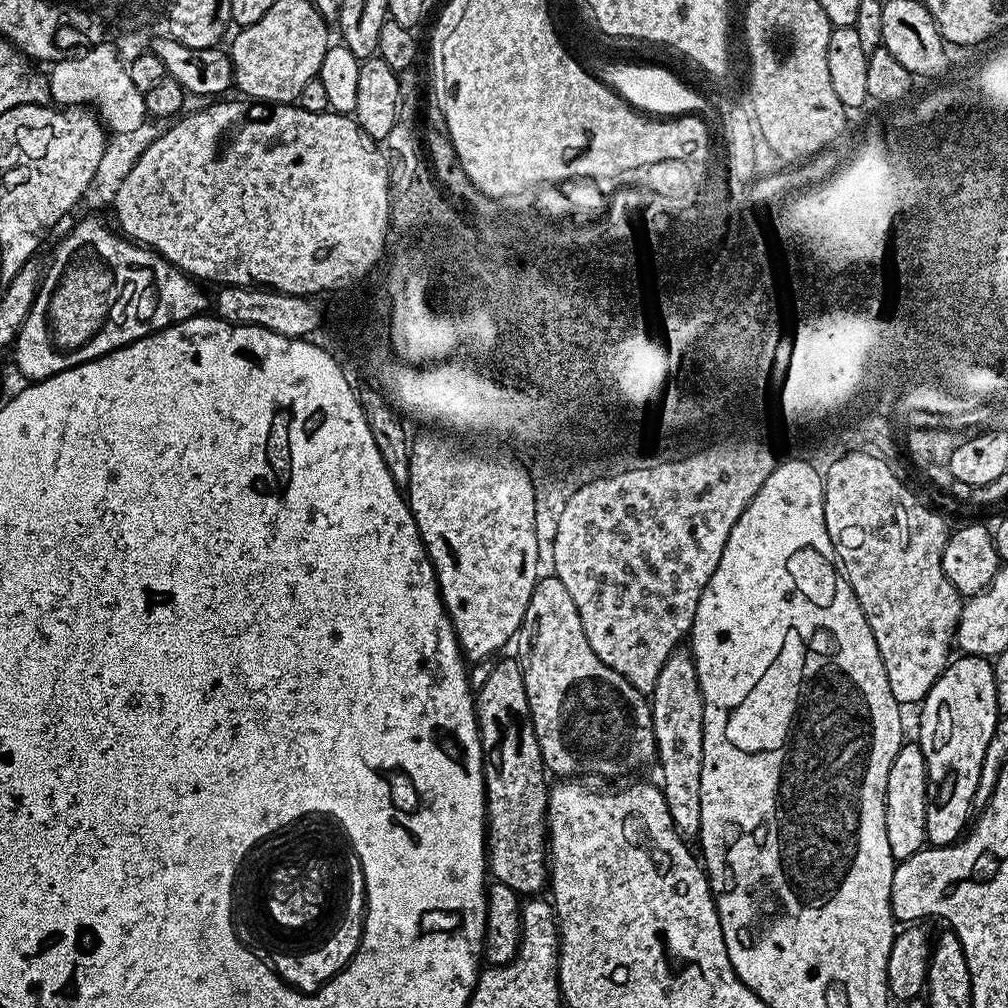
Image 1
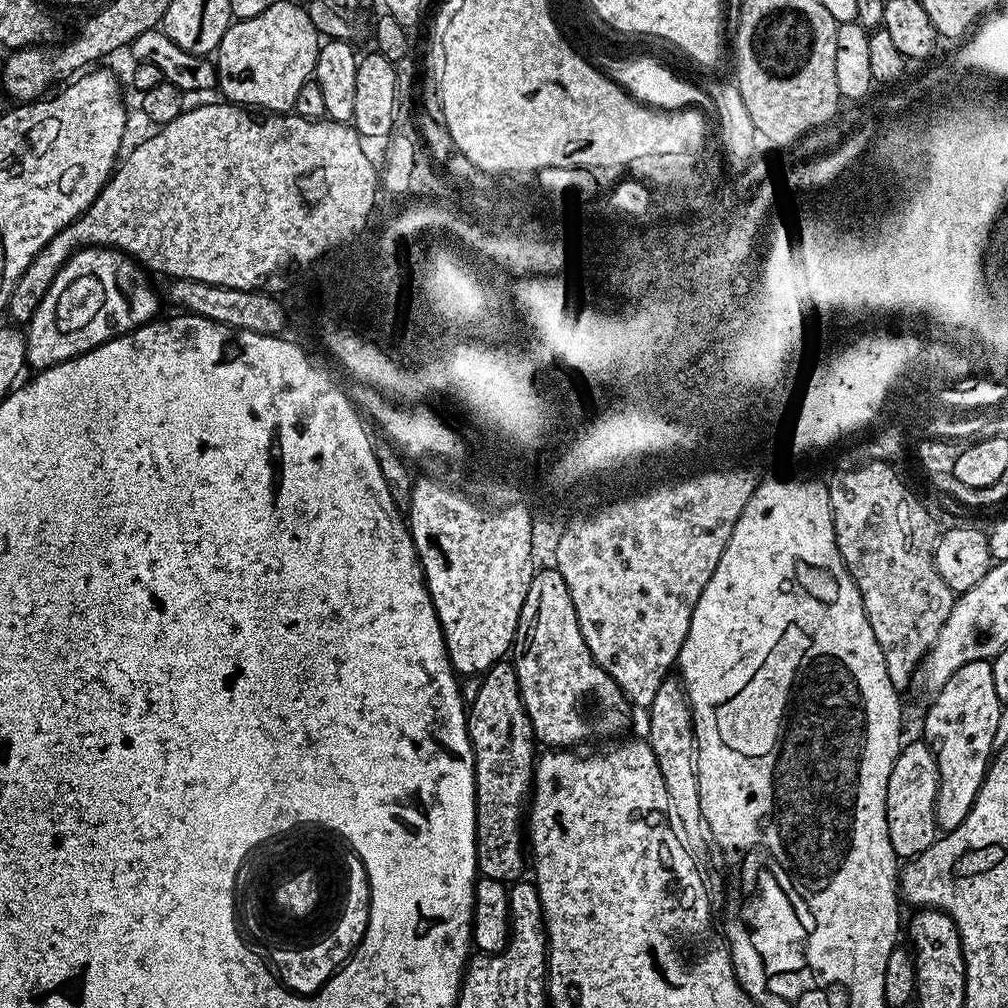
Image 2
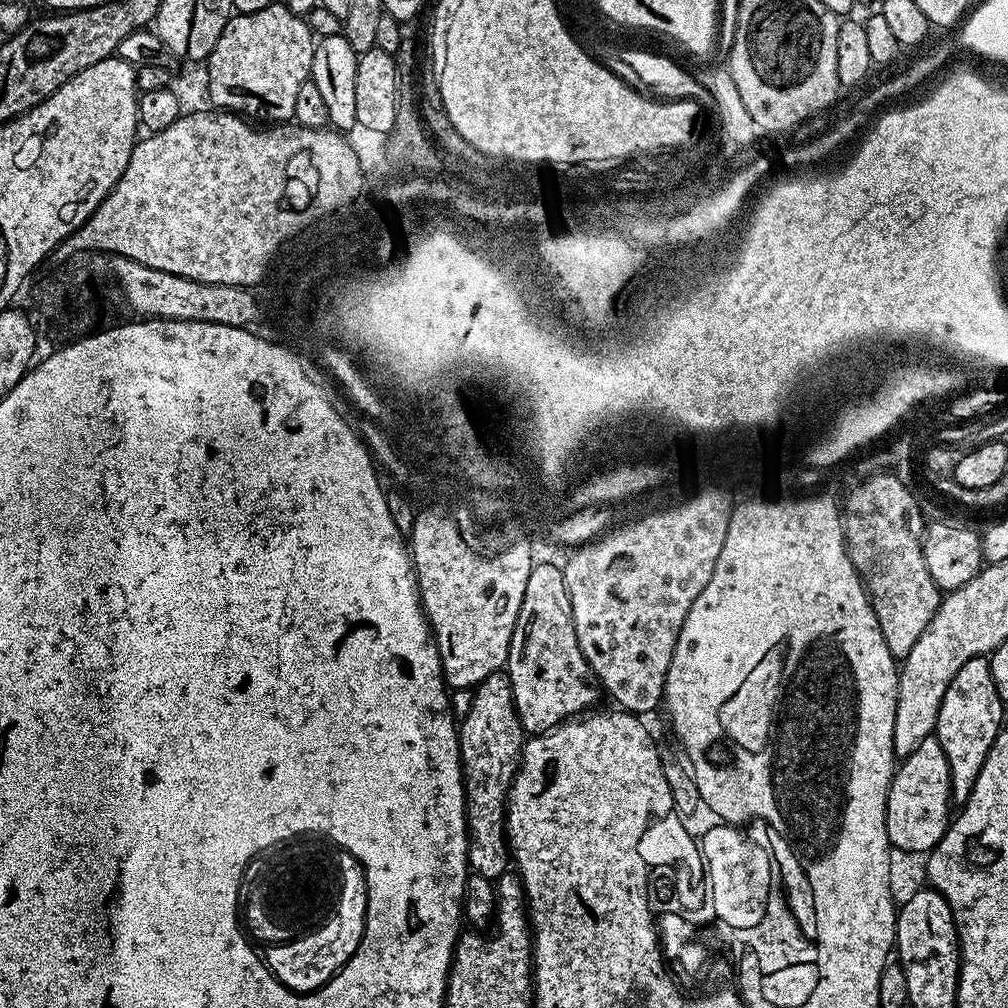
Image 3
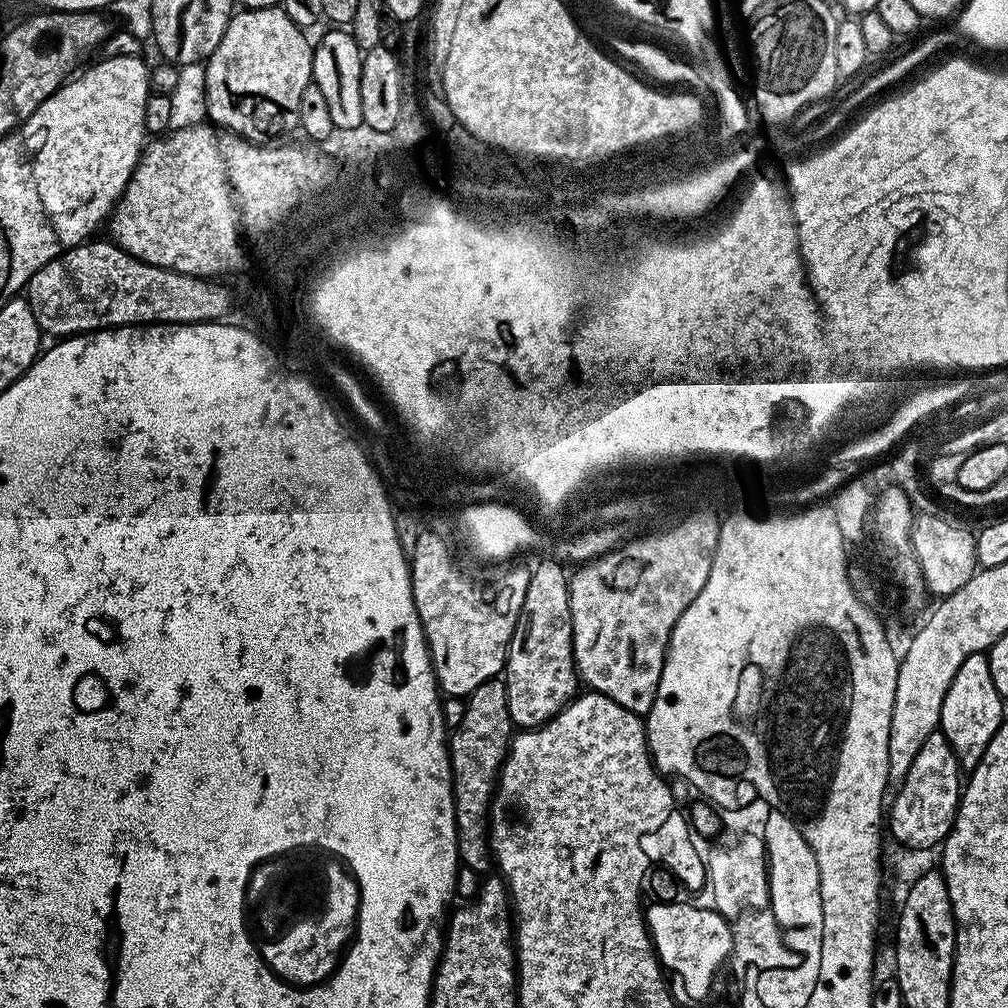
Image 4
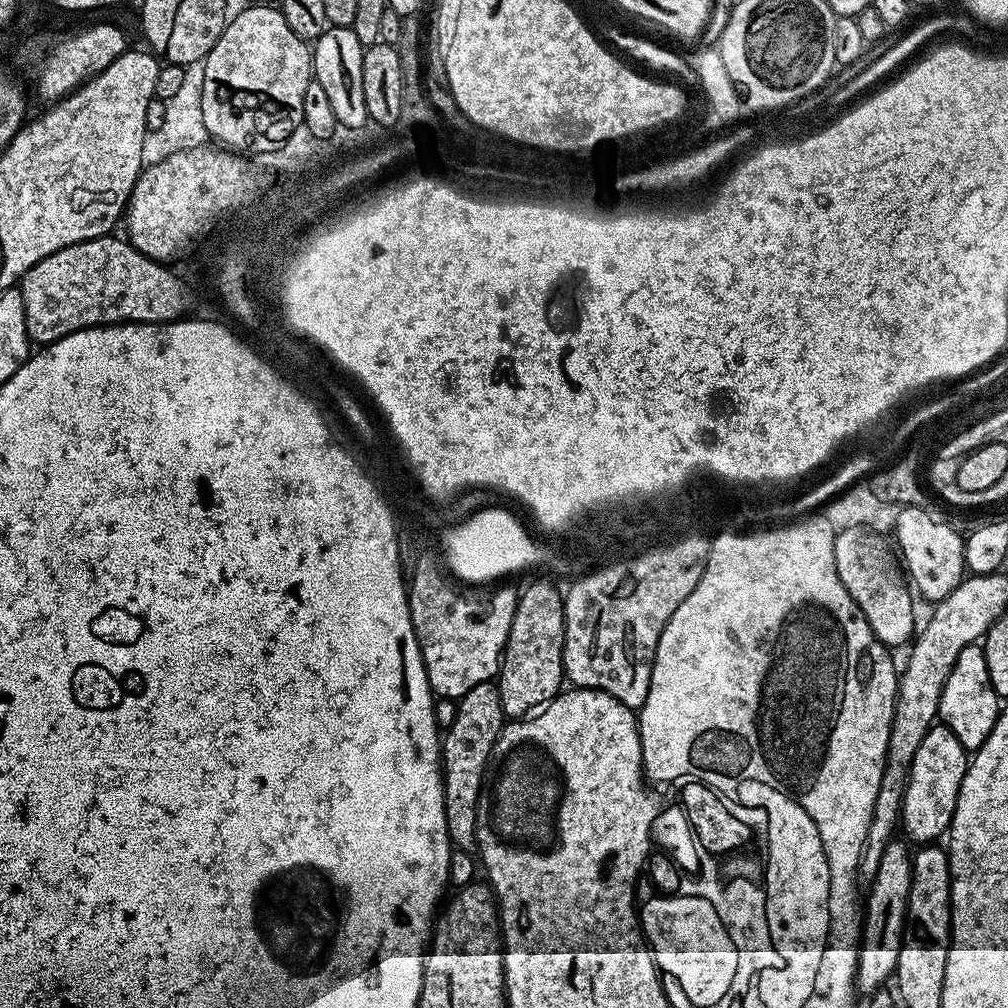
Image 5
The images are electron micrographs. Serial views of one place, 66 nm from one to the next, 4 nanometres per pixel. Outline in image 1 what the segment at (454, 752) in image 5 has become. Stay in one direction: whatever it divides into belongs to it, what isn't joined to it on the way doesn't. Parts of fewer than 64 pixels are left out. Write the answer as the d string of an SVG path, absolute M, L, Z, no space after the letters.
M519 659L496 660L494 670L490 673L490 679L486 681L486 686L482 686L480 692L475 693L474 703L476 706L476 724L480 727L480 749L484 755L484 798L486 801L486 868L491 879L497 884L510 886L510 890L519 892L521 897L532 898L540 891L545 891L550 880L550 857L548 855L548 790L549 781L544 781L546 769L544 759L538 746L538 738L534 734L534 722L530 714L530 706L526 698L526 686L524 685L524 669Z

